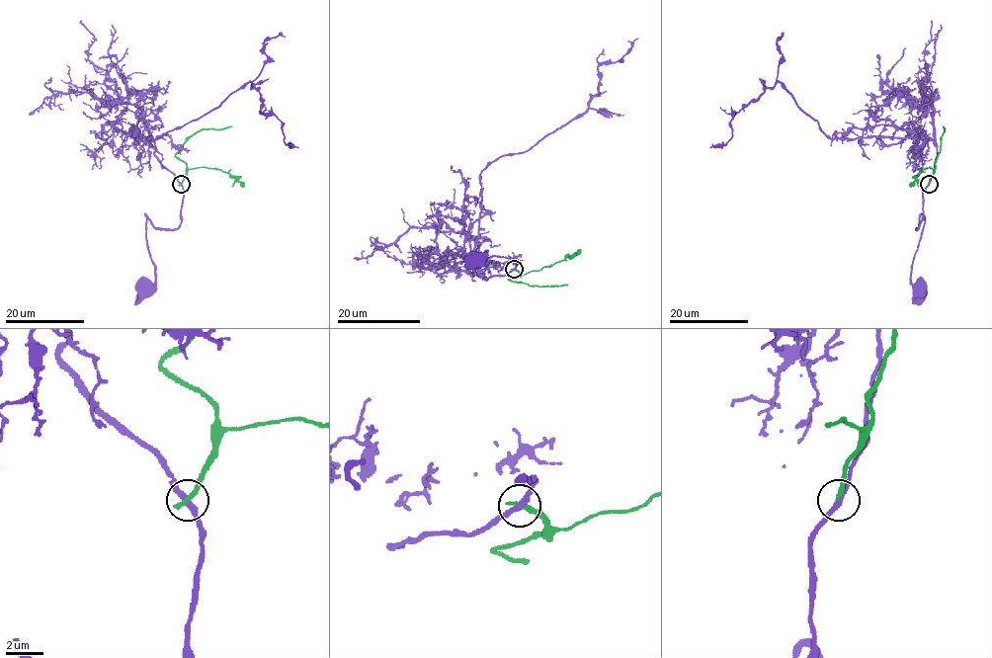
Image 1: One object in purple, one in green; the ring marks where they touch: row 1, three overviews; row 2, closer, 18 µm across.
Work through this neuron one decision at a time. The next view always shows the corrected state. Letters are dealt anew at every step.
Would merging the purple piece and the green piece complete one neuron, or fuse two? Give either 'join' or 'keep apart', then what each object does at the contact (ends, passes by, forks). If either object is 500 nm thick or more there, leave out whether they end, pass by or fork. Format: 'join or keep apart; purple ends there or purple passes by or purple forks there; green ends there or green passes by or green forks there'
keep apart; purple passes by; green ends there

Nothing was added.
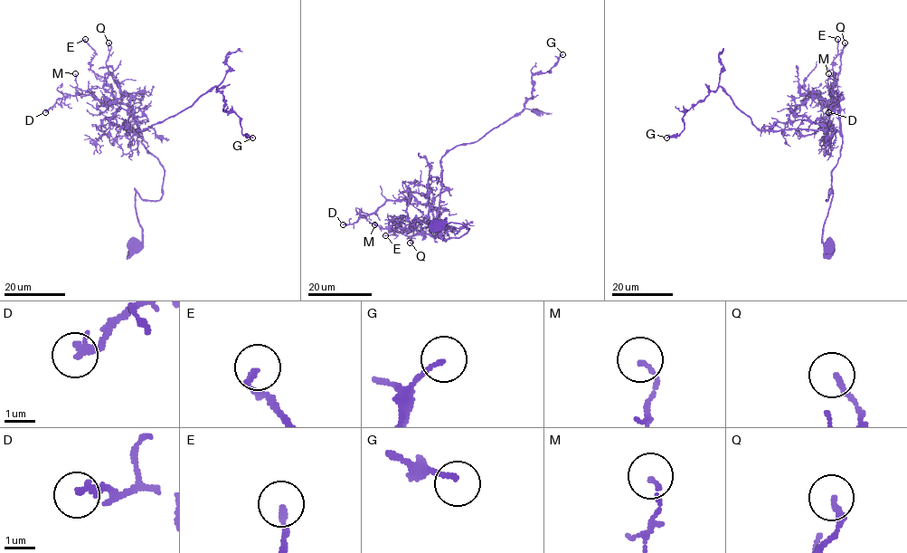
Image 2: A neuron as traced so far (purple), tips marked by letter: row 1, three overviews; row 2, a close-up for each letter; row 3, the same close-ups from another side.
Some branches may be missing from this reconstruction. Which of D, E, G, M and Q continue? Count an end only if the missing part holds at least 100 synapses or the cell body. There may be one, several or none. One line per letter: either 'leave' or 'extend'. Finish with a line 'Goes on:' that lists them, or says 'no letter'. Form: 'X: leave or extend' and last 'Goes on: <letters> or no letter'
D: leave
E: leave
G: leave
M: leave
Q: leave
Goes on: no letter

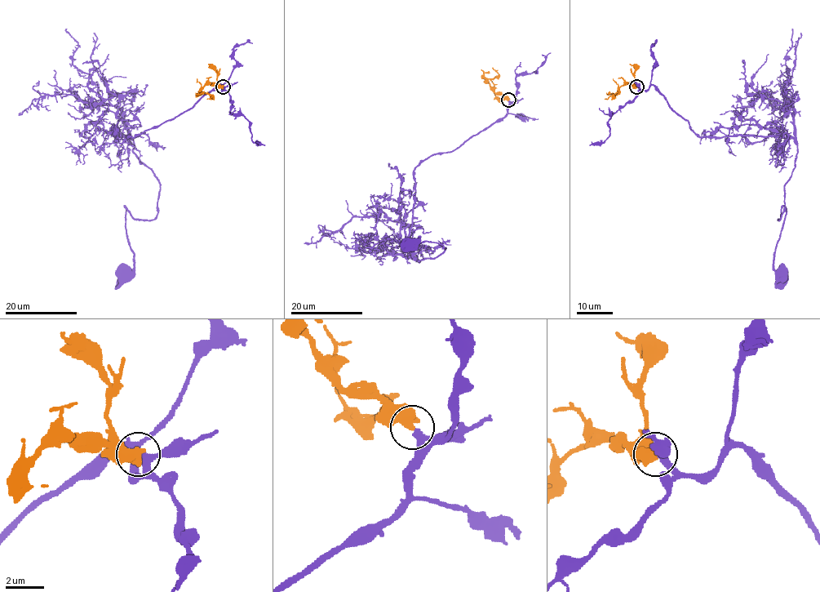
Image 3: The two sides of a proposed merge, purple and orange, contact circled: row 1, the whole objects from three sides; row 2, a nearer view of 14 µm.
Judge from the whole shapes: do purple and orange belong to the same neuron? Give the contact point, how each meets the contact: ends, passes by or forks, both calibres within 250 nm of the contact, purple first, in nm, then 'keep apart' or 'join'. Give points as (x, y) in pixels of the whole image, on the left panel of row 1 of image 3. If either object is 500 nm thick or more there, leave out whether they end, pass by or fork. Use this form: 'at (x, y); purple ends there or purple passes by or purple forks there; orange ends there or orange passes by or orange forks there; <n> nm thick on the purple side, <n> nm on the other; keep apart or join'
at (223, 86); 240 nm thick on the purple side, 600 nm on the other; join

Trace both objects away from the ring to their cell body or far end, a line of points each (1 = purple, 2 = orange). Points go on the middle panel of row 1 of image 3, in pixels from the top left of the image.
1: (508, 100), (505, 117), (415, 168), (407, 248), (419, 260), (445, 248), (411, 249), (418, 236), (410, 247)
2: (507, 100), (500, 93), (494, 92), (487, 82), (498, 75), (493, 68)

